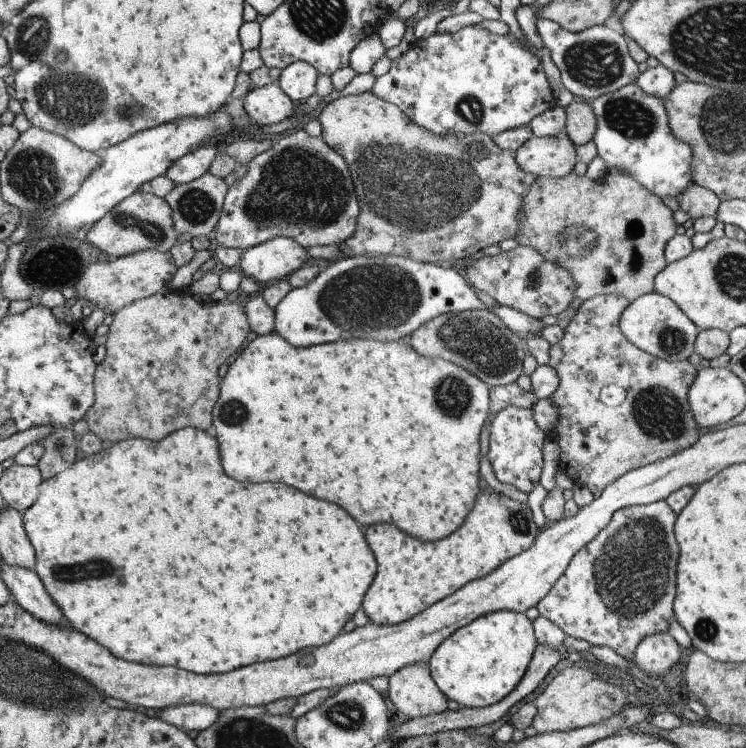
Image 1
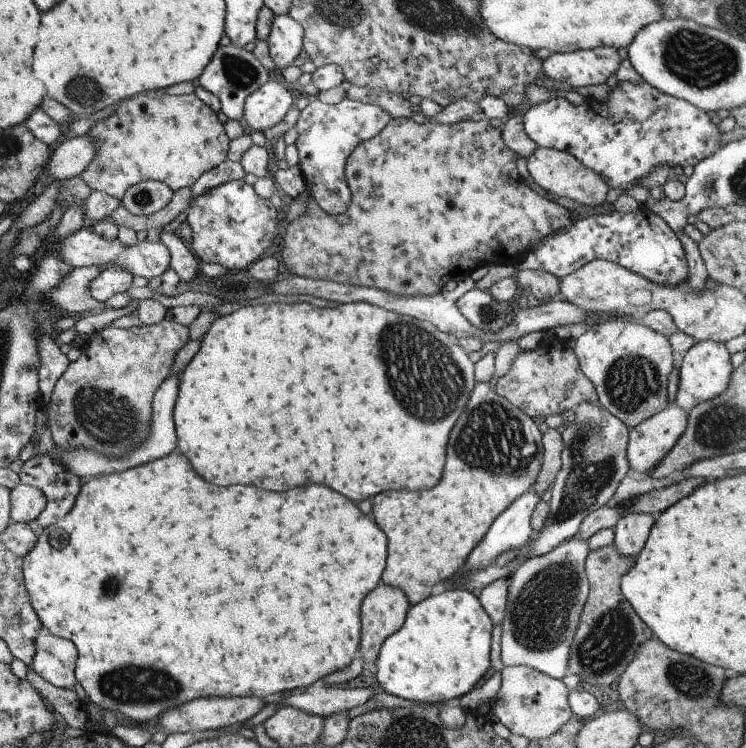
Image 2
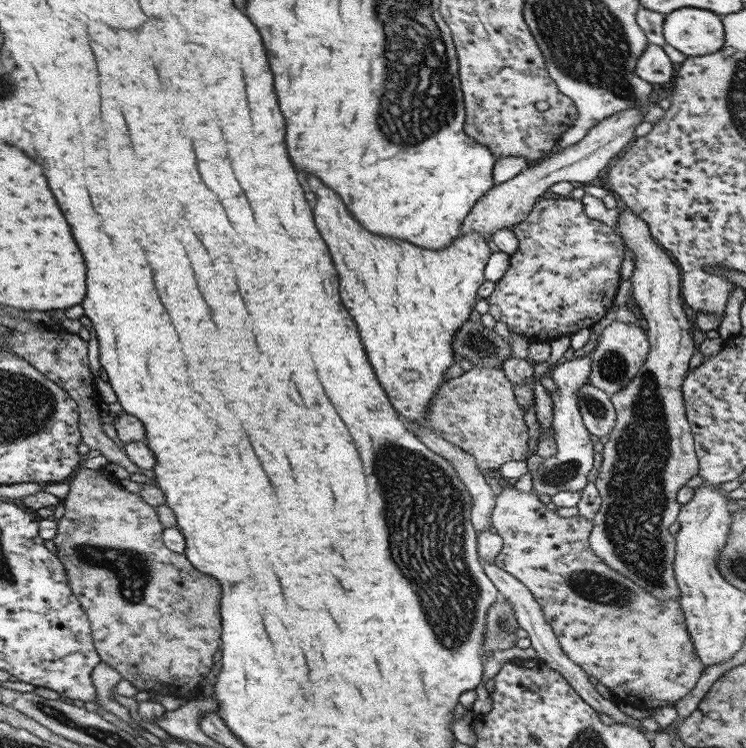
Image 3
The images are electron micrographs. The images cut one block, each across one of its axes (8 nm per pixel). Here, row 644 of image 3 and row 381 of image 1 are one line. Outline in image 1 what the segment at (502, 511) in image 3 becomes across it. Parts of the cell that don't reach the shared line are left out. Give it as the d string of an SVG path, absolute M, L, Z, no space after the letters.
M593 296L586 299L565 326L561 340L551 345L546 362L559 377L558 387L550 396L558 406L559 420L550 433L560 448L559 469L579 487L587 487L597 498L609 482L635 470L689 448L701 431L687 403L687 390L697 368L687 360L669 362L653 358L632 346L619 330L621 312L628 306L621 296Z

